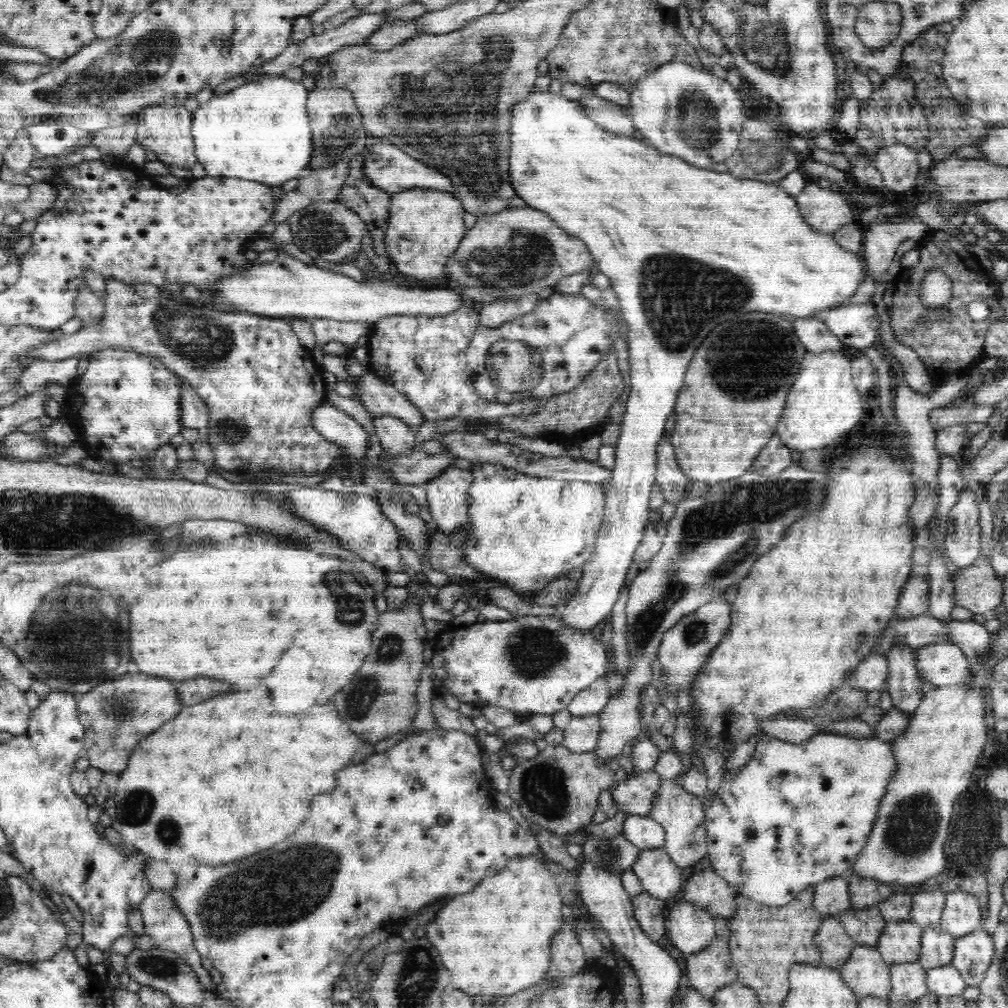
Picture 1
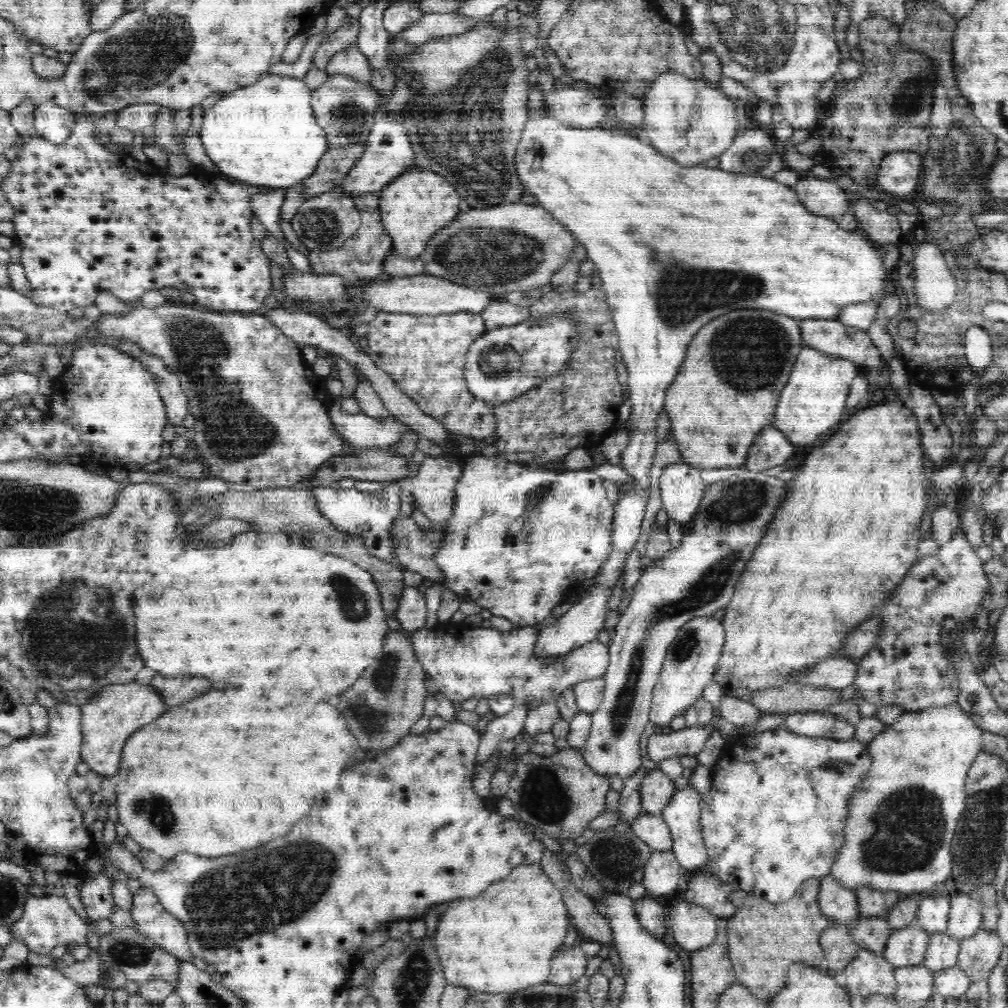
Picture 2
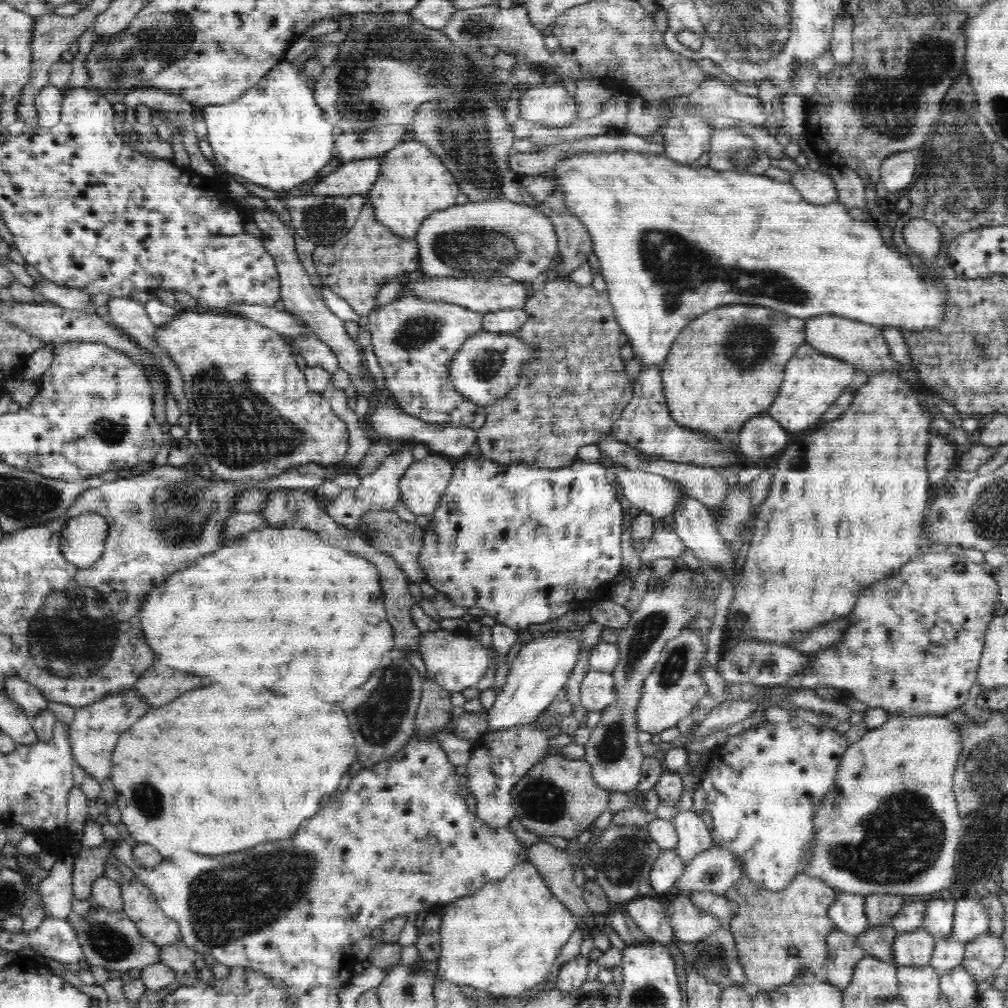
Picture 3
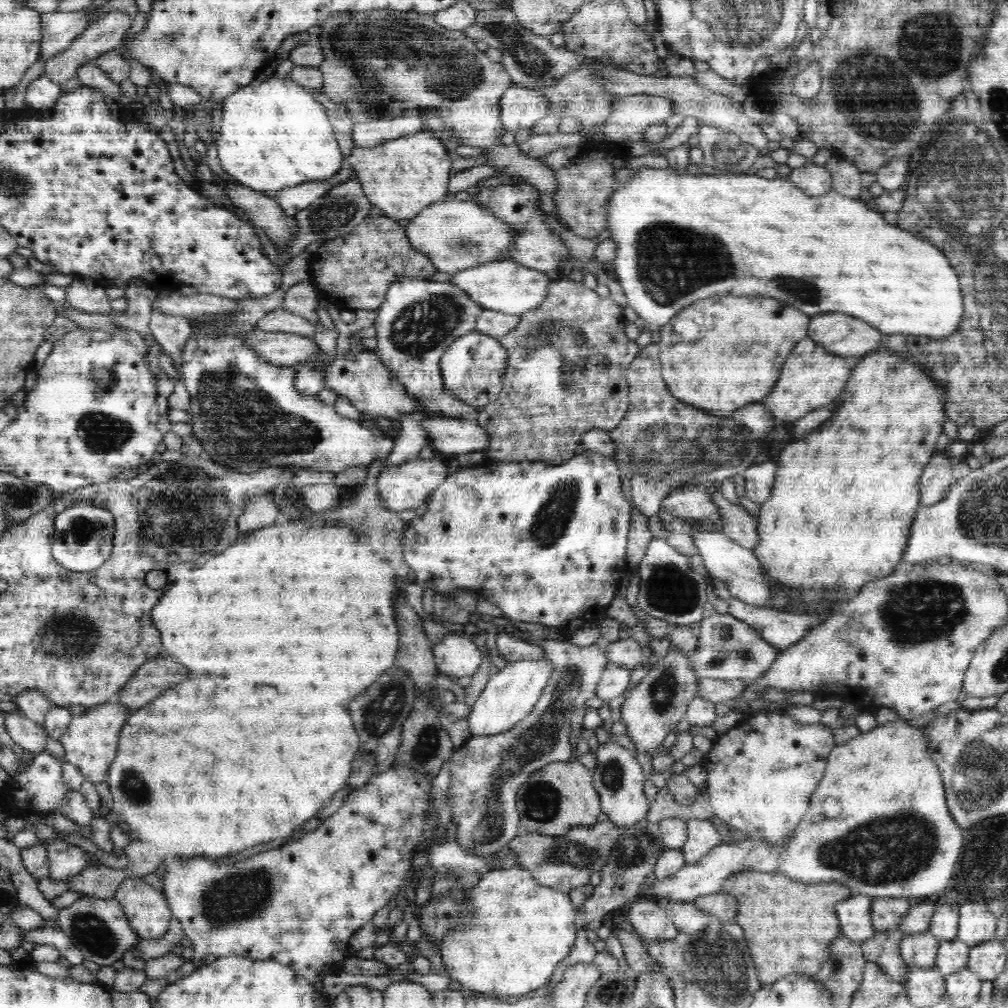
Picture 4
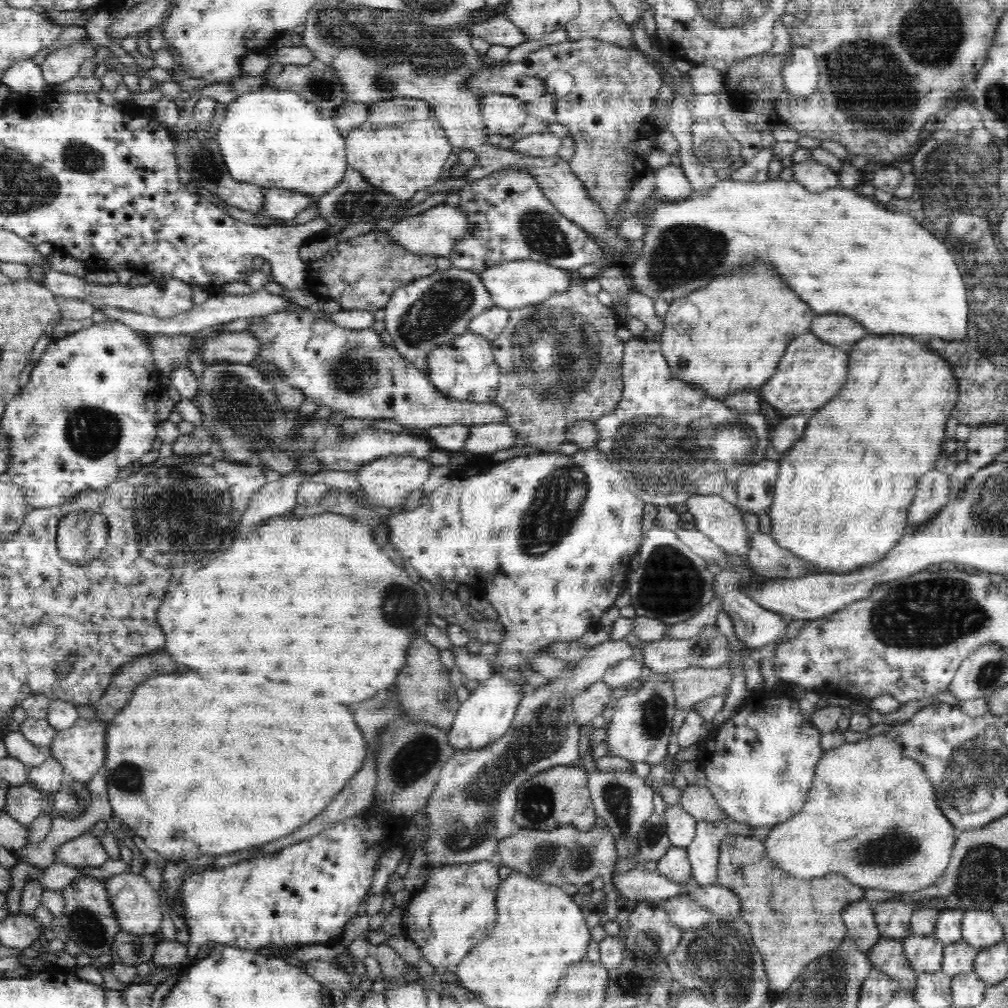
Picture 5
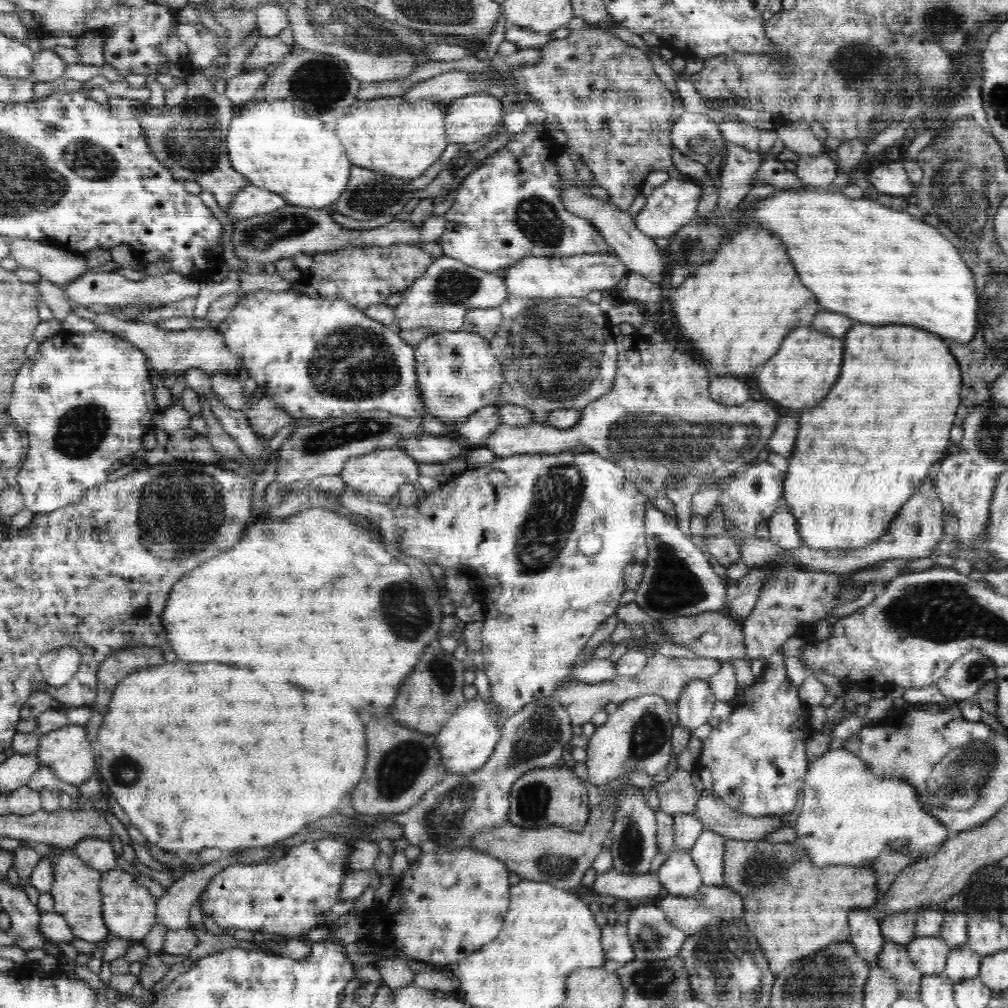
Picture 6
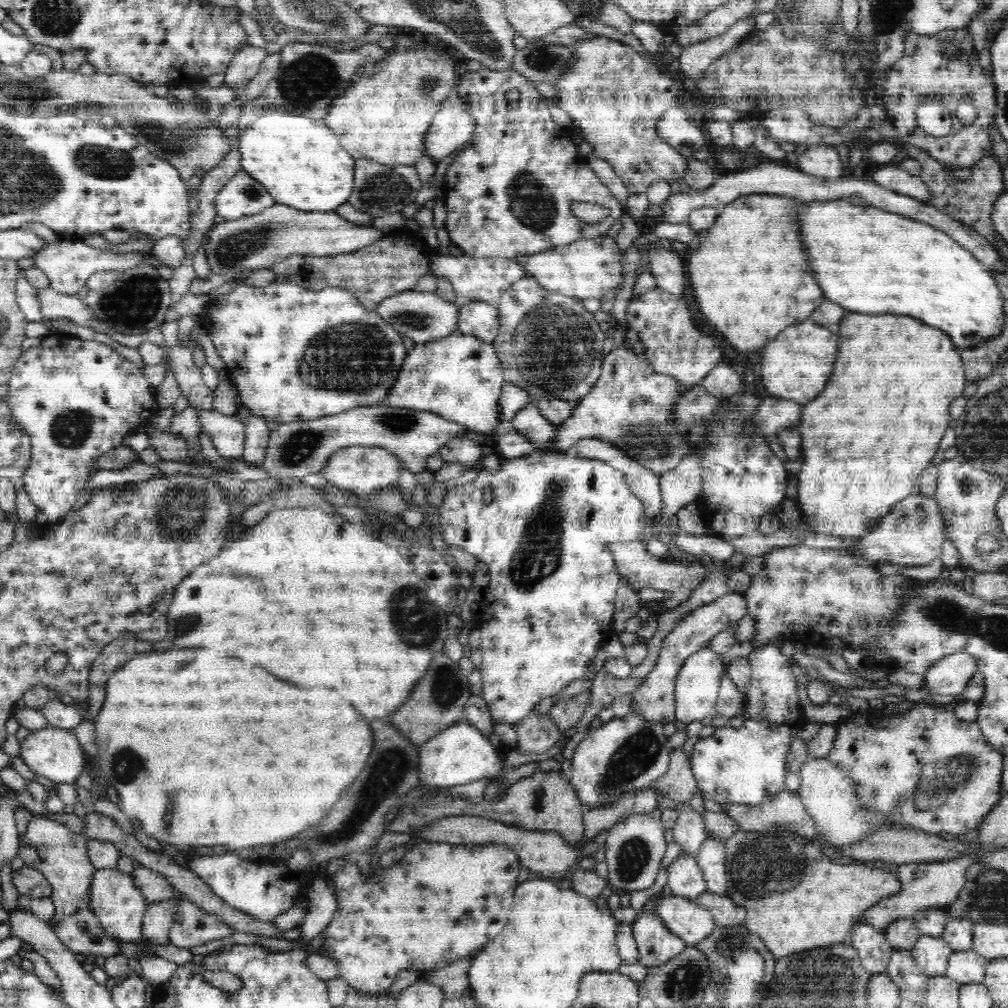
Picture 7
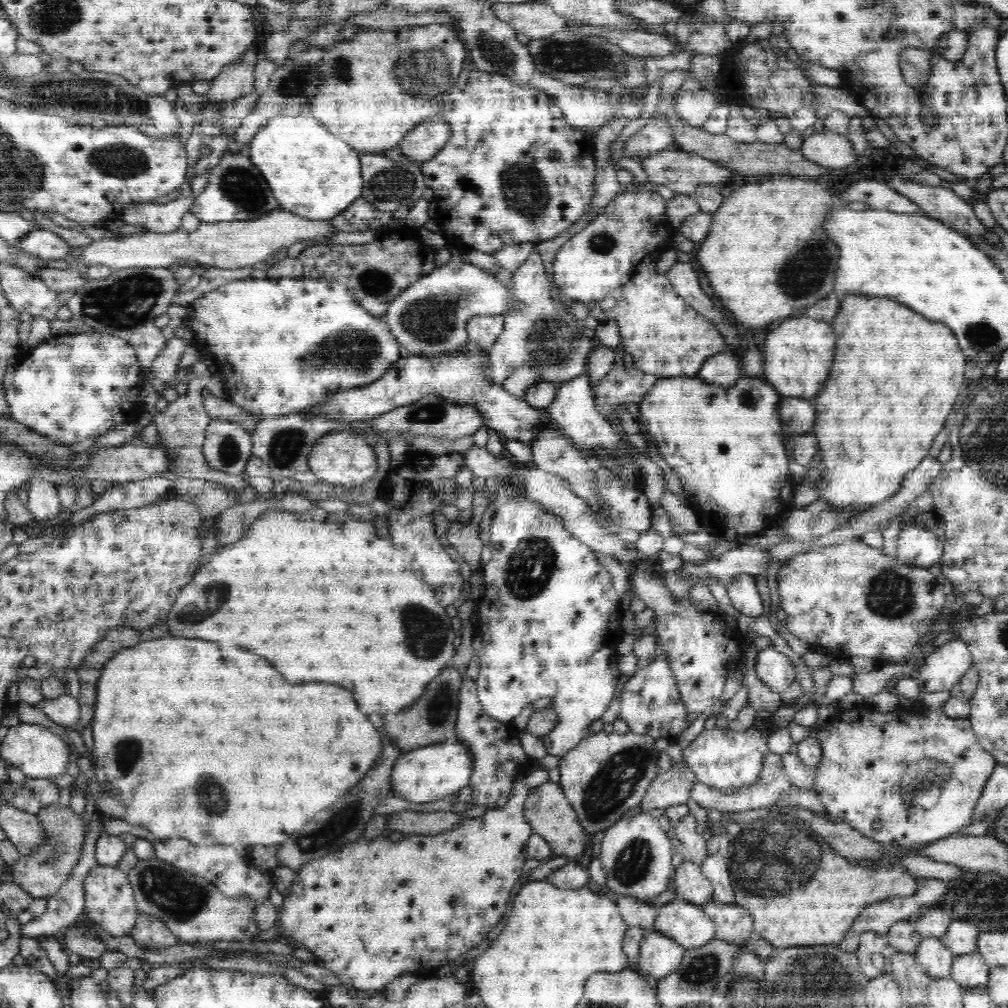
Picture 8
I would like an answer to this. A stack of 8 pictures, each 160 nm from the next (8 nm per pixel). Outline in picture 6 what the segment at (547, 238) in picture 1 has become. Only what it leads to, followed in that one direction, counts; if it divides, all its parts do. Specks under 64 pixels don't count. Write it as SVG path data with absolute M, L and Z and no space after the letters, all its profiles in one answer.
M288 205L286 208L268 212L268 214L260 214L258 216L250 217L247 219L240 219L234 222L232 244L234 246L236 255L244 260L247 264L256 267L257 264L263 265L282 260L282 258L294 258L299 254L324 254L324 252L334 252L334 250L344 250L347 246L390 246L392 244L412 244L419 246L421 244L430 244L430 242L440 241L443 233L445 232L446 219L444 216L430 215L430 217L422 224L422 226L414 225L410 220L392 221L386 226L380 228L372 228L370 230L348 230L342 228L332 217L328 211L322 209L313 209L305 206Z

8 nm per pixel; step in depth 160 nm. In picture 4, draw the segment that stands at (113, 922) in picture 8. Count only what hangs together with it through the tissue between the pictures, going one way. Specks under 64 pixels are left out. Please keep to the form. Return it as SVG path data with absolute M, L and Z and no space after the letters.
M133 872L132 876L125 878L118 887L114 899L122 905L130 925L141 939L160 939L168 933L173 914L168 908L163 893L146 883L142 877L138 877Z

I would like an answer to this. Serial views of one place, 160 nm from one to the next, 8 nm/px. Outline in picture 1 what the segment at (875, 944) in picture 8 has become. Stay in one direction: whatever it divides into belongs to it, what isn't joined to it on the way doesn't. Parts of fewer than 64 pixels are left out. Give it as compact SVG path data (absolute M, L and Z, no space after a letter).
M836 876L812 887L814 908L824 917L852 909L846 876Z

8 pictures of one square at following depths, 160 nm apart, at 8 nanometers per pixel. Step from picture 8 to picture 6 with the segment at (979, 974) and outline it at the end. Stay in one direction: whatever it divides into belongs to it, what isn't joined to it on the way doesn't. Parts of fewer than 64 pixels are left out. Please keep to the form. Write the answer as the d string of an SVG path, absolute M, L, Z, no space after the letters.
M966 945L952 948L943 974L957 983L979 977L982 958Z

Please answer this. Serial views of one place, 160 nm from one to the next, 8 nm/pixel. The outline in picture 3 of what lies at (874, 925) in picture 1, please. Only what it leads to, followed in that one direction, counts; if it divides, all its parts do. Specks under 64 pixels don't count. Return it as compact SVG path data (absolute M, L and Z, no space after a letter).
M888 925L870 927L865 934L855 938L856 945L860 947L865 955L876 958L881 962L894 964L893 943L898 936L897 930Z

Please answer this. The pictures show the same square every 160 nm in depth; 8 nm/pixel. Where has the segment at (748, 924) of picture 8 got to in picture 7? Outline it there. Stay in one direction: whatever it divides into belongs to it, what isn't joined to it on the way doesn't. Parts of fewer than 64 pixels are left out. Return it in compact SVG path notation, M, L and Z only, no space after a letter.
M706 891L696 898L696 902L712 913L720 927L742 924L747 915L746 909L738 906L727 894L722 896Z

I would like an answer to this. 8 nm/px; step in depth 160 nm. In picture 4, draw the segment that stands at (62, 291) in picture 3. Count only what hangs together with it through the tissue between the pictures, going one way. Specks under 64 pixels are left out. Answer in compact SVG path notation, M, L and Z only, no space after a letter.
M74 280L65 288L66 302L75 309L96 314L112 314L106 285L94 286L92 282Z

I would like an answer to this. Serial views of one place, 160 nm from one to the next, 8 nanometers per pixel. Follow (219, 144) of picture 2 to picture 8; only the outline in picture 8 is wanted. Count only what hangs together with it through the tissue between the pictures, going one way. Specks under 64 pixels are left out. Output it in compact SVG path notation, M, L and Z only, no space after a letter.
M286 115L270 119L251 140L247 154L252 164L266 179L279 206L300 217L330 221L362 194L363 178L359 160L364 152L348 148L341 138L332 134L332 131L326 130L313 116L306 118L301 115Z

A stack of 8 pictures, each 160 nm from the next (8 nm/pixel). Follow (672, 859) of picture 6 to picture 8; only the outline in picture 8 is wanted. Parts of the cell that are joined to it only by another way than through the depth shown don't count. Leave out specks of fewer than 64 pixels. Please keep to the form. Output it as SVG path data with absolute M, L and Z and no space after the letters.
M686 859L673 874L671 888L682 901L700 905L713 898L712 883L703 875L701 863Z

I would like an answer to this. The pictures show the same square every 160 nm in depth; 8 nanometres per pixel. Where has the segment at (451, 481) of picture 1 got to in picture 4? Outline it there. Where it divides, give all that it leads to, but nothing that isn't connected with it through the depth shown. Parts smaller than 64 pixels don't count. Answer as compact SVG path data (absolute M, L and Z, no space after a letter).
M437 455L432 459L416 458L404 465L382 468L377 481L382 505L398 513L403 510L415 510L420 504L424 504L424 501L428 501L444 483L445 478L449 476L447 466L447 462Z

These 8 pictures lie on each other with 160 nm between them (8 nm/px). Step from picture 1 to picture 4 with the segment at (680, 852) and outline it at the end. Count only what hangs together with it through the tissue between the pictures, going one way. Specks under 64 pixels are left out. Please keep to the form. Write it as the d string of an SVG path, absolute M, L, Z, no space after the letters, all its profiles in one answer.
M690 819L686 821L688 838L682 846L687 863L697 863L715 846L721 843L720 834L709 820Z

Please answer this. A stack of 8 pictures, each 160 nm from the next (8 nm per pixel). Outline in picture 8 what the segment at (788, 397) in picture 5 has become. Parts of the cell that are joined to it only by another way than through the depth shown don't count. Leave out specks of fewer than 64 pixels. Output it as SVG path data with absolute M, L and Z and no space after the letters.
M790 318L782 322L764 344L764 378L782 397L810 400L816 396L832 370L836 336L830 324L812 318Z

